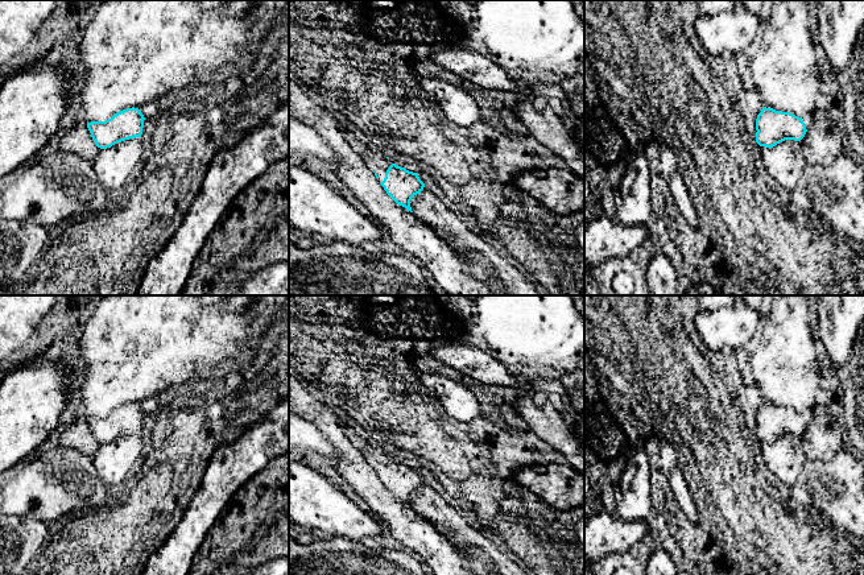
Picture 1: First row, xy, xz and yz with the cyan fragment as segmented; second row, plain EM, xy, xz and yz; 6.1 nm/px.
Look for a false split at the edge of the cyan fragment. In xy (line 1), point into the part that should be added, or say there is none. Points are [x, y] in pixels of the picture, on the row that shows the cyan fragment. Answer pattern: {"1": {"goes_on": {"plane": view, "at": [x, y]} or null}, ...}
{"1": {"goes_on": null}}

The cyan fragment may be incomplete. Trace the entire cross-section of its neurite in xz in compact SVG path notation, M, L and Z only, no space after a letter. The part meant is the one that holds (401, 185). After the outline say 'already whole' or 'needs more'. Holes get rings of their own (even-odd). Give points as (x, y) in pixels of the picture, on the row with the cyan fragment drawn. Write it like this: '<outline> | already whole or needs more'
M338 125L351 148L363 157L365 165L375 173L386 194L400 206L412 211L410 200L419 194L425 183L419 179L418 173L406 170L393 164L389 157L373 153L365 144L360 142L344 128Z | needs more

